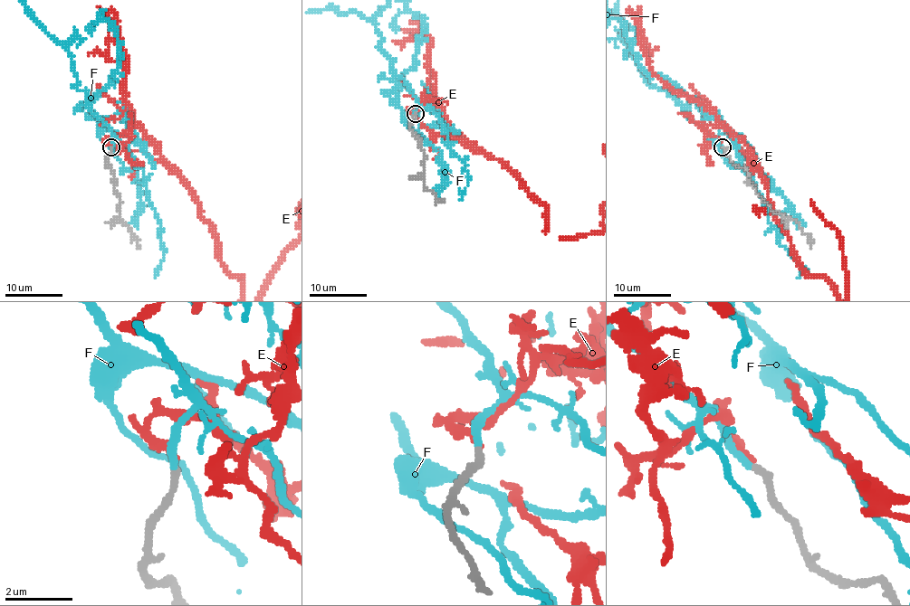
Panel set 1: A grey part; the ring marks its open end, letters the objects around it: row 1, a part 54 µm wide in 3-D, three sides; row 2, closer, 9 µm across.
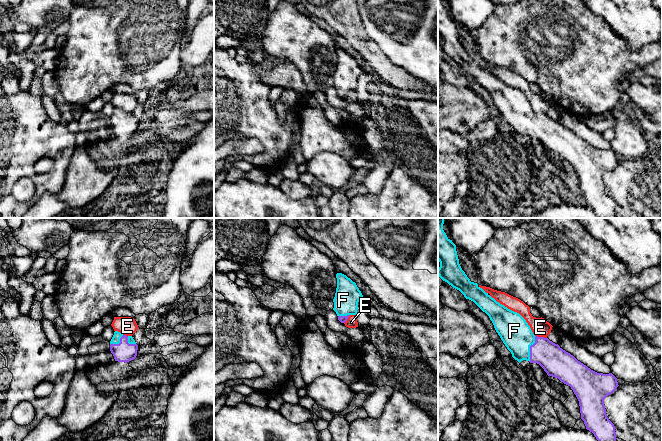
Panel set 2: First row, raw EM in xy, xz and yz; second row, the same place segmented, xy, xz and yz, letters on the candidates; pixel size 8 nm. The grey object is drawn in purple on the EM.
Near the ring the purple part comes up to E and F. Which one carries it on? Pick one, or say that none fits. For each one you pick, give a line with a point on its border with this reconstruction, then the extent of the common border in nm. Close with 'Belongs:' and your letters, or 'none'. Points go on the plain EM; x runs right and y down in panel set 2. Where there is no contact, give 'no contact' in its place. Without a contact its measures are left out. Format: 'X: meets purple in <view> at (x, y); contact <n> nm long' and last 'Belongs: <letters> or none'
F: meets purple in yz at (530, 125); contact 220 nm long
Belongs: F

